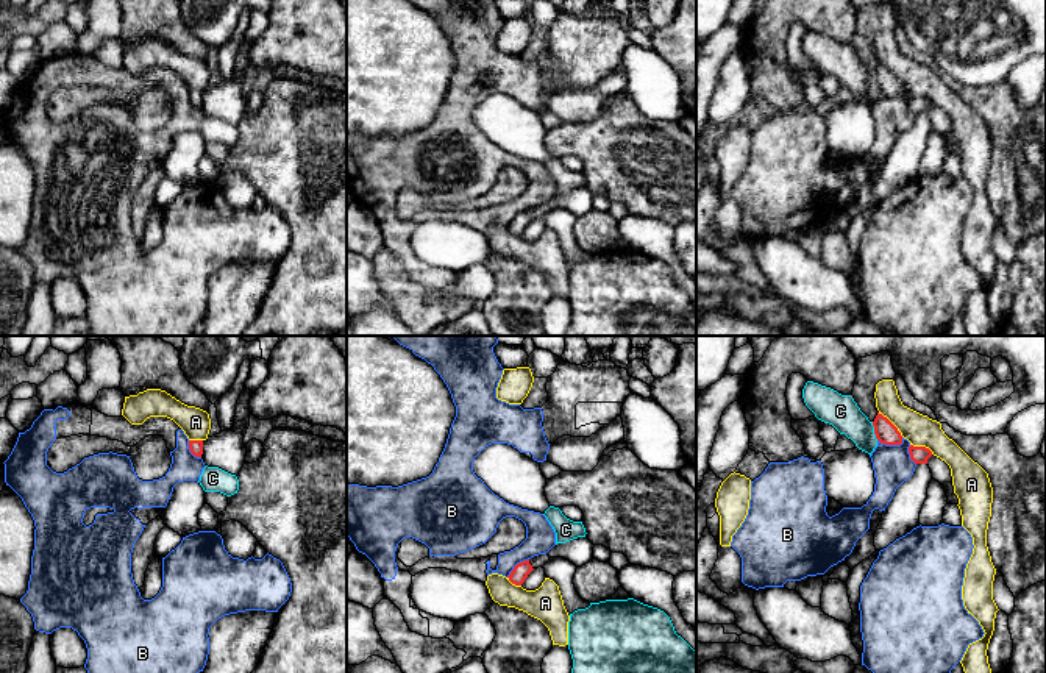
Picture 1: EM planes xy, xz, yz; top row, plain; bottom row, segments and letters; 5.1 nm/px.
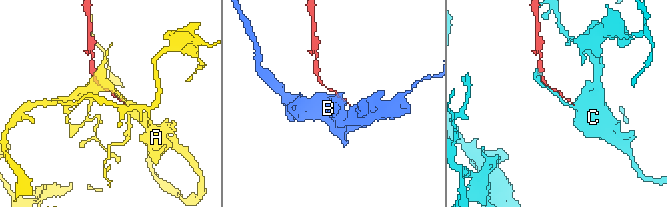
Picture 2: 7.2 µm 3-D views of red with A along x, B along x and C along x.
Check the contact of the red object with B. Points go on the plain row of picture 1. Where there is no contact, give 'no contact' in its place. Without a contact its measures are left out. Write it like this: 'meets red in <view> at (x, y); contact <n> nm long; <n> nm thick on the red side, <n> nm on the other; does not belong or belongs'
meets red in yz at (890, 94); contact 140 nm long; 110 nm thick on the red side, 200 nm on the other; does not belong

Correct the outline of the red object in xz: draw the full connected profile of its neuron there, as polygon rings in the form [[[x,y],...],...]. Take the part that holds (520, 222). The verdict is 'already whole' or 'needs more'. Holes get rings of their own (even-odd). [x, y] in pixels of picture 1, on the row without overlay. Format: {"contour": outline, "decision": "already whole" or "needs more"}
{"contour": [[[528,209],[528,211],[517,214],[507,228],[512,234],[521,236],[532,220],[534,219]]], "decision": "already whole"}

